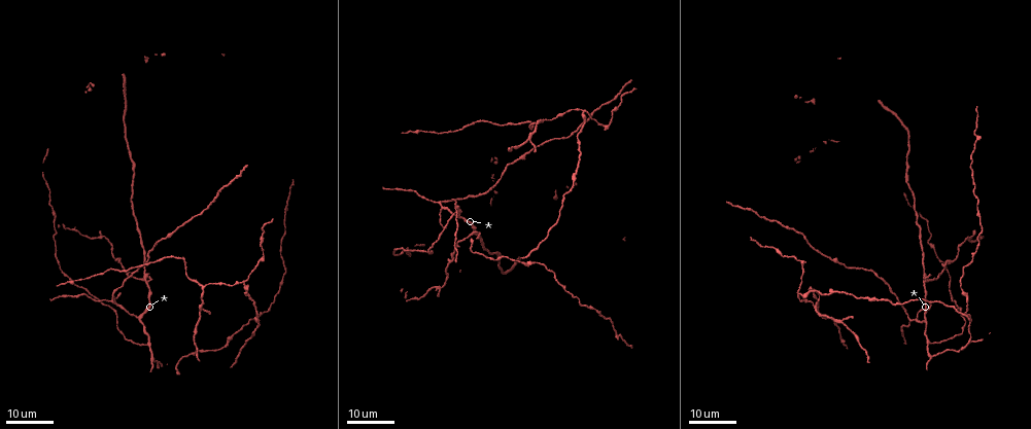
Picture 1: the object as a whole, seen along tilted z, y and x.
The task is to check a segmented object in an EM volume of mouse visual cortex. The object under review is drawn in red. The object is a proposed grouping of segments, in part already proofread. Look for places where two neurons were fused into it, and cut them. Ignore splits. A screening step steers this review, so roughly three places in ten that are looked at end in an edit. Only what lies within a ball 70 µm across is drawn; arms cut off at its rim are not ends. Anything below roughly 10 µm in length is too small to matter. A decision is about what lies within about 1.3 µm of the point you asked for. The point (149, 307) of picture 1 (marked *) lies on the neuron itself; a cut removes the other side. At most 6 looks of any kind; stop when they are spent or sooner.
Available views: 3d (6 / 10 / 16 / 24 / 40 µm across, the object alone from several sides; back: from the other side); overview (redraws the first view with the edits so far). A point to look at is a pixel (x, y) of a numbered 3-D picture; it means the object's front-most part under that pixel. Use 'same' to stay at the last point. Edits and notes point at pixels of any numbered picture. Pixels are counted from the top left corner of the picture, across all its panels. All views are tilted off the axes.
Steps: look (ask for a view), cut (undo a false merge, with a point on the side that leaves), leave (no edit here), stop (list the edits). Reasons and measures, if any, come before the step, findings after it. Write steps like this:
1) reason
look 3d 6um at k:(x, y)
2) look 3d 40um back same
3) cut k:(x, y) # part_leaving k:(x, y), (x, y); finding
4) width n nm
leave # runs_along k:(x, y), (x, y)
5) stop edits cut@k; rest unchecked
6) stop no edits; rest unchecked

three arms meet
look 3d 16um at 1:(137, 315)

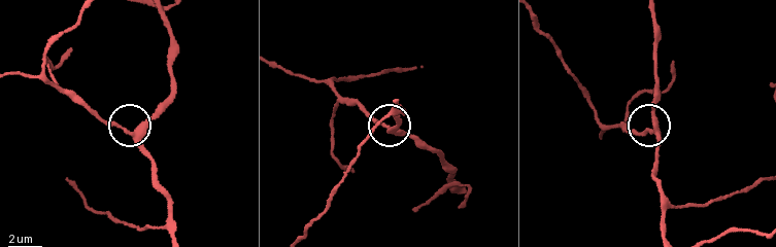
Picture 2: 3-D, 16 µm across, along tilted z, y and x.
zoom in
look 3d 6um at 2:(653, 131)

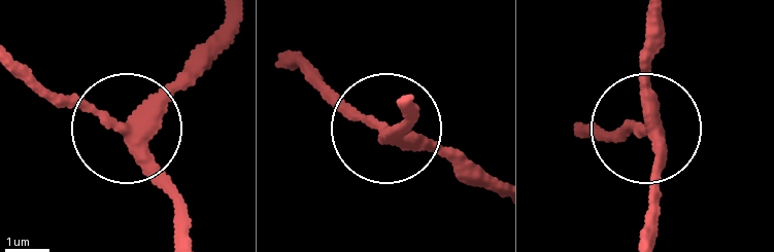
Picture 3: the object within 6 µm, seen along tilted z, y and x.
arms 3
leave # runs_along 3:(652, 18), (651, 119), (593, 131); all the same neuron

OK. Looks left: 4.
three-way junction
look 3d 16um at 1:(111, 300)

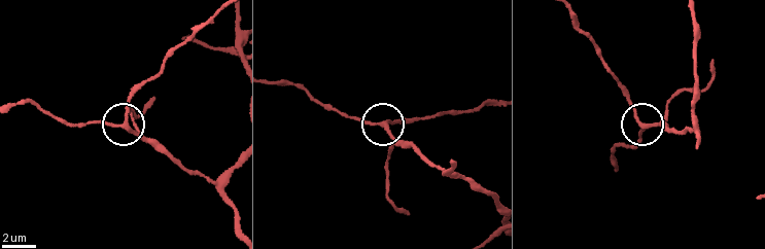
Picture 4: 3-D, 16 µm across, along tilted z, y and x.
look 3d 10um at 4:(643, 123)

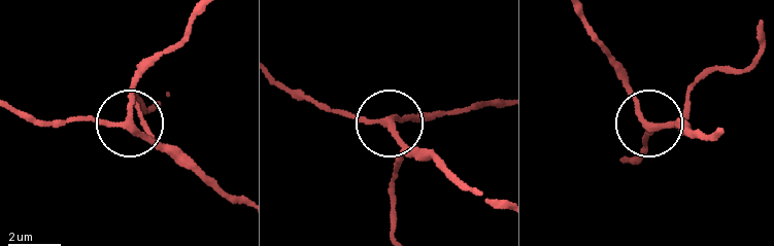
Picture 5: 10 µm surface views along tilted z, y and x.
width 210 nm
leave # runs_along 5:(240, 202), (192, 173), (133, 125), (65, 120); one neuron here

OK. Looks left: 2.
small branch off a trunk
look 3d 16um at 1:(143, 278)

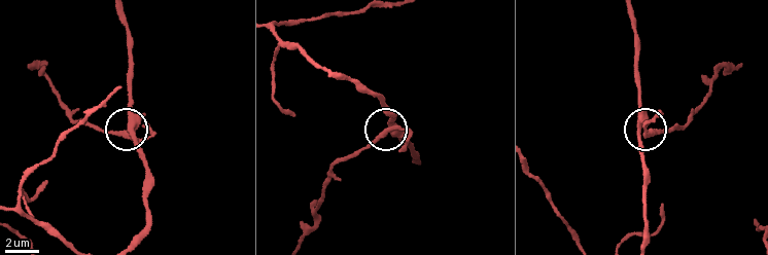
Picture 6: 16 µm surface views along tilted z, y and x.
closer look
look 3d 10um at 6:(383, 133)

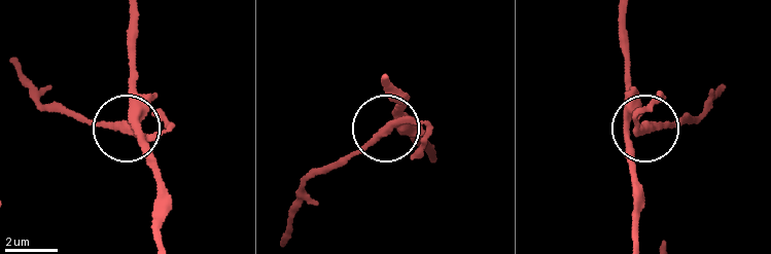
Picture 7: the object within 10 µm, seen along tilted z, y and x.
width 300 nm
cut 7:(111, 123) # part_leaving 7:(138, 103), (123, 126), (81, 121), (44, 105), (18, 64); two neurons meet here

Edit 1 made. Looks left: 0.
stop edits cut@7; rest unchecked

